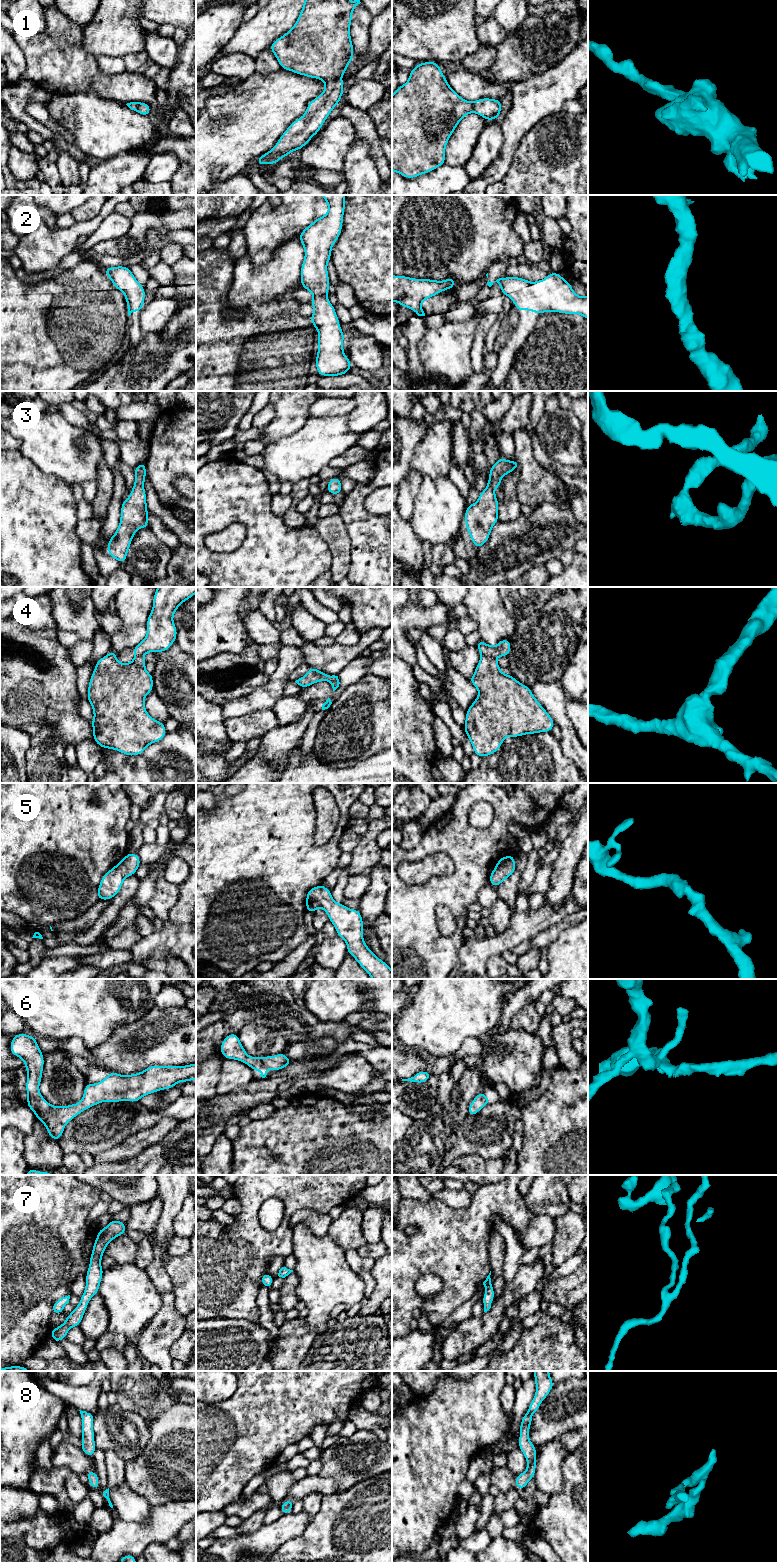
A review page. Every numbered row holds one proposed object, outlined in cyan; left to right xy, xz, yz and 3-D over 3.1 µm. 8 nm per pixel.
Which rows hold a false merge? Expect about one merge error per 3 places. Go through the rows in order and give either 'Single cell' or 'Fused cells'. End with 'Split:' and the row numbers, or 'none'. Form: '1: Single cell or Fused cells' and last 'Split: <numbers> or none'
1: Single cell
2: Single cell
3: Single cell
4: Fused cells
5: Single cell
6: Single cell
7: Fused cells
8: Single cell
Split: 4, 7

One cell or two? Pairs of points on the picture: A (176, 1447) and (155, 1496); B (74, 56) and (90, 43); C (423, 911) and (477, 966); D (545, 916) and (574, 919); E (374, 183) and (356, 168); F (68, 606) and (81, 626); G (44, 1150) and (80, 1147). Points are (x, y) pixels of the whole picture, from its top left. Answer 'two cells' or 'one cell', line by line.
A: one cell
B: two cells
C: two cells
D: two cells
E: one cell
F: one cell
G: two cells

